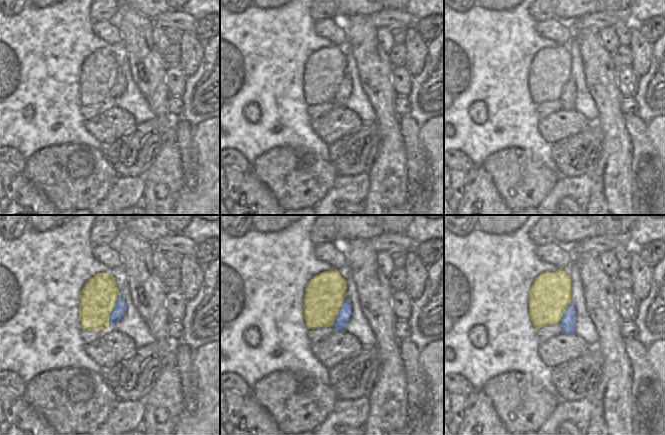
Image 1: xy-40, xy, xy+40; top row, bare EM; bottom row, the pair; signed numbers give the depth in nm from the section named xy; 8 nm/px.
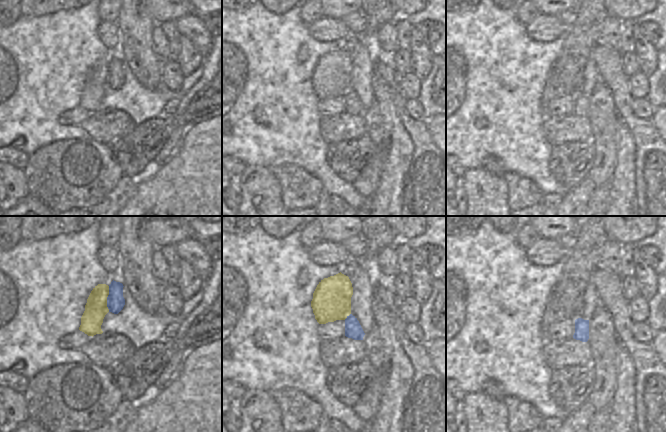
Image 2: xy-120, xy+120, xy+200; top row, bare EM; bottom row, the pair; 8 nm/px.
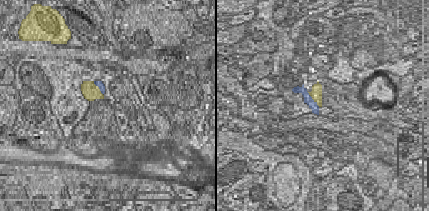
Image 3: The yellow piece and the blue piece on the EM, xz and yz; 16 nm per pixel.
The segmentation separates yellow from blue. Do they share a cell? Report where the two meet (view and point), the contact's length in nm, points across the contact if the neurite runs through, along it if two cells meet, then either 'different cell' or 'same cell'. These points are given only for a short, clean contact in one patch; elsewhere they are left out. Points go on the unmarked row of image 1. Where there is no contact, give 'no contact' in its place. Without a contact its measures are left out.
xy-40 (112, 85) | 260 nm | along xy-40 (119, 71), (109, 92), (108, 100) | different cell

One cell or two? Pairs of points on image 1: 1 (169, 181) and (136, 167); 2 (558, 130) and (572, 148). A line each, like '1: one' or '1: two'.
1: two
2: two

